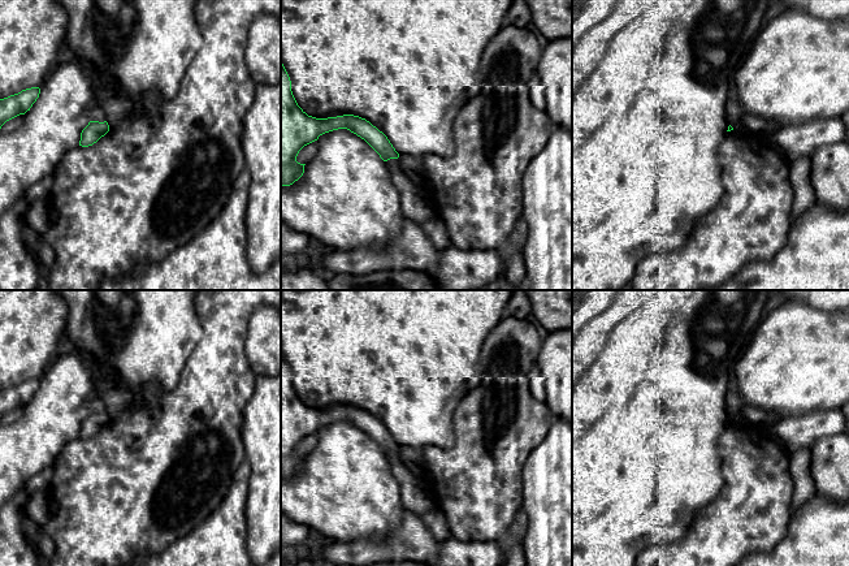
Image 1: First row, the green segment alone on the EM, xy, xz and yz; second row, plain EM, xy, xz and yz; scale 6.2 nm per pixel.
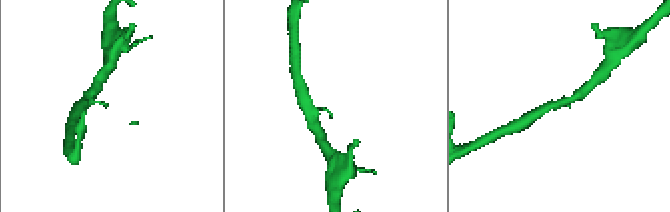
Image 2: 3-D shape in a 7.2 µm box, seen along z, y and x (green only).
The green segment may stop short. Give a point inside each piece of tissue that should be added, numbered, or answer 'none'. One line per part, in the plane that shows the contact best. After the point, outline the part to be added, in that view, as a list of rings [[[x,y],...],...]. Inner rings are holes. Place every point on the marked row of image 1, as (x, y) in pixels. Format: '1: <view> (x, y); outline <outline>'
none

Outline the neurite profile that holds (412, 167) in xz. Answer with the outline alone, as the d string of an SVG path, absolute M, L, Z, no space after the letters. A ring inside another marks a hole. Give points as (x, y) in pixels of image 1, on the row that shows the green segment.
M399 155L398 167L403 170L410 183L425 194L428 194L428 178L424 164L419 156Z

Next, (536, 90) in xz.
M537 72L533 74L532 79L528 83L528 91L532 104L540 109L545 111L546 99L543 95L543 86L537 75Z

